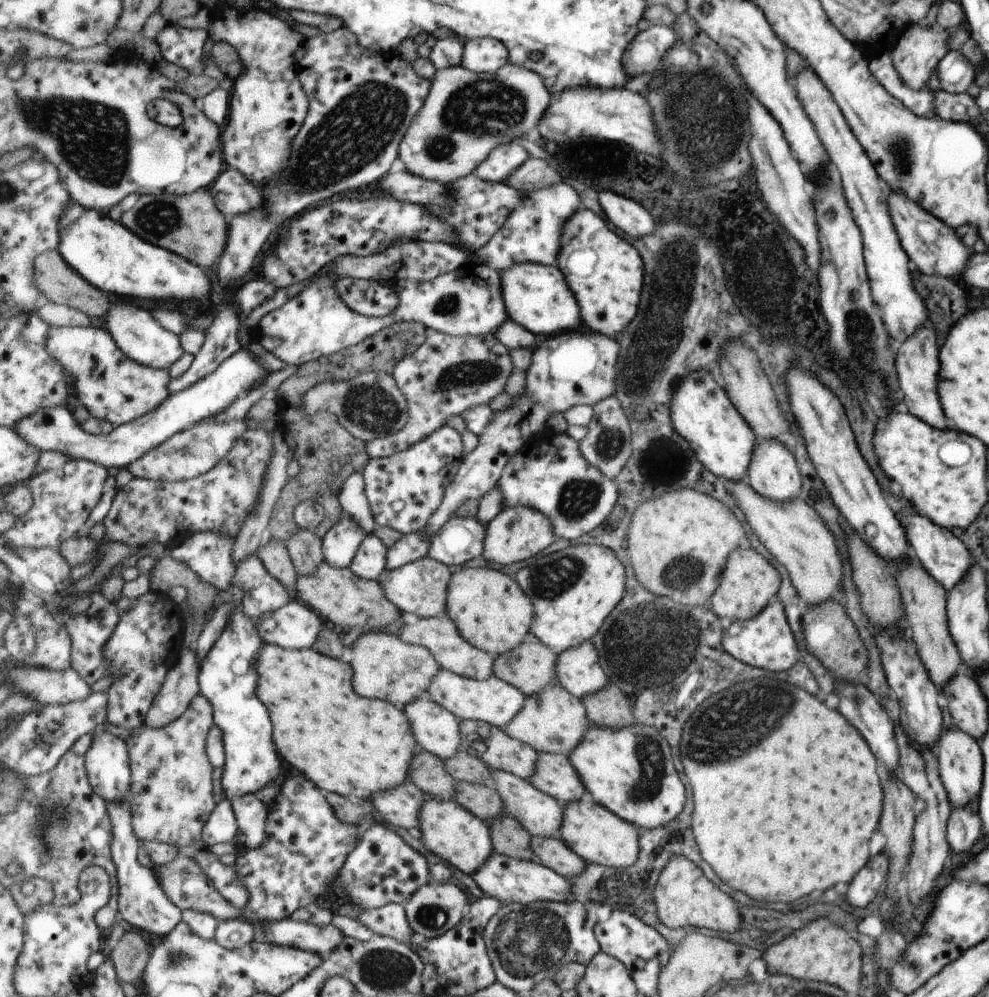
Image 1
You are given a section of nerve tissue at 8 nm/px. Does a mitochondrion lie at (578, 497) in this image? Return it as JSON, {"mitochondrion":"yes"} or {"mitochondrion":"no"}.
{"mitochondrion":"yes"}

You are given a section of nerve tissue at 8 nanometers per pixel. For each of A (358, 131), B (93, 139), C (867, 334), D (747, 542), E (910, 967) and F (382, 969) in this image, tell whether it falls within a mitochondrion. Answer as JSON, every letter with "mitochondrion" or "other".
{"A":"mitochondrion","B":"mitochondrion","C":"mitochondrion","D":"other","E":"mitochondrion","F":"mitochondrion"}

